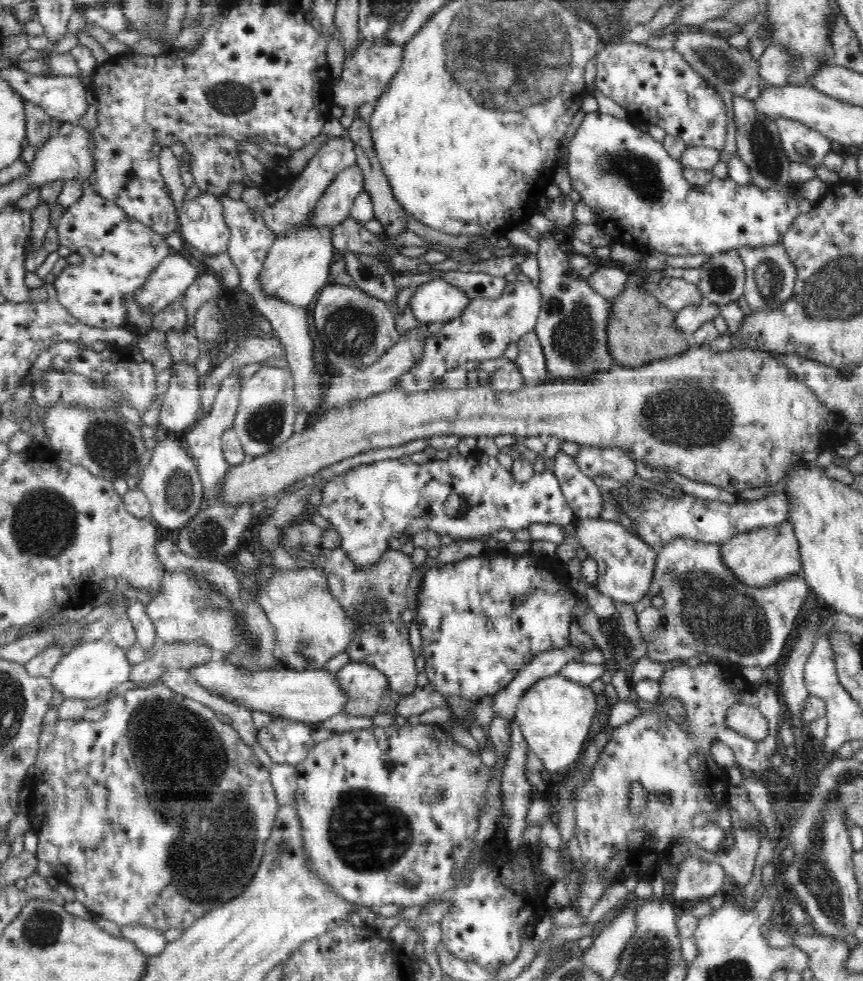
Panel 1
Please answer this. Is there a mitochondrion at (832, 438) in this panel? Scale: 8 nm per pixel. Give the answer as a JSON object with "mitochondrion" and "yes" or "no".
{"mitochondrion":"no"}

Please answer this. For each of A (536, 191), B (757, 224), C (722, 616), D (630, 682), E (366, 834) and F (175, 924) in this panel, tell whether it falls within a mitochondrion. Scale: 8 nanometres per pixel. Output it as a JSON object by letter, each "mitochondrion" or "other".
{"A":"other","B":"other","C":"mitochondrion","D":"other","E":"mitochondrion","F":"other"}

